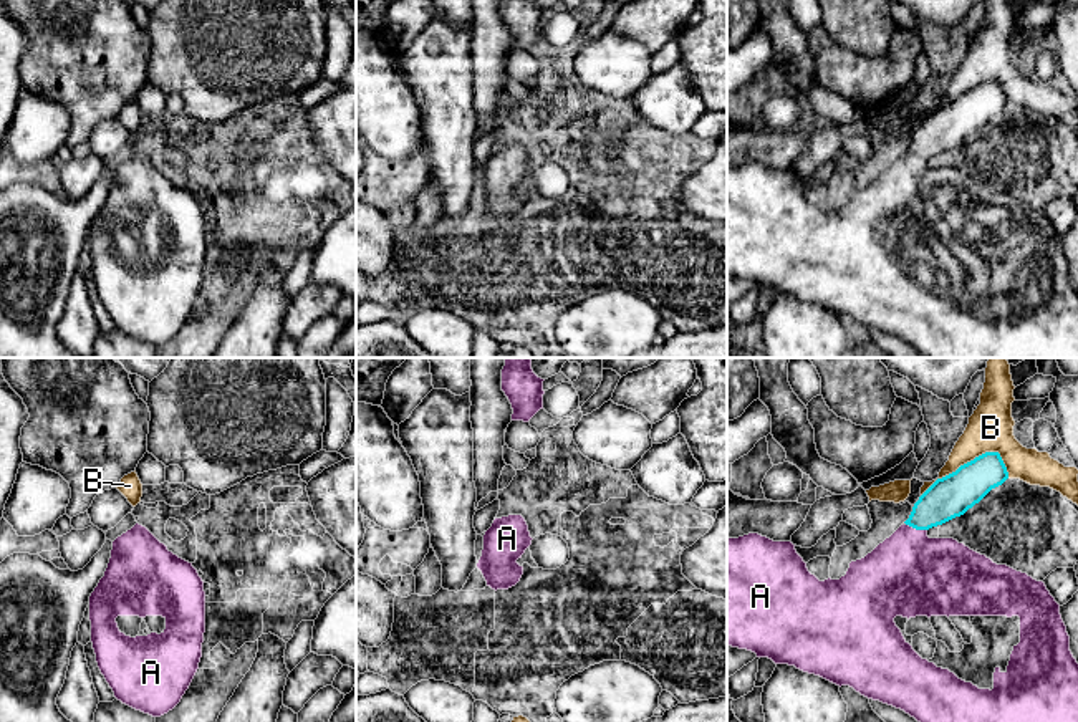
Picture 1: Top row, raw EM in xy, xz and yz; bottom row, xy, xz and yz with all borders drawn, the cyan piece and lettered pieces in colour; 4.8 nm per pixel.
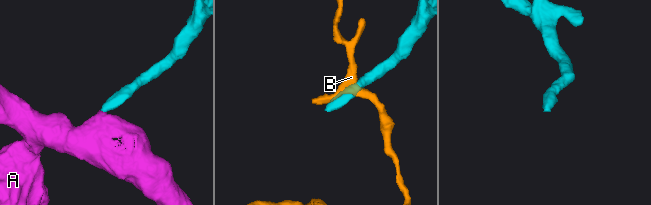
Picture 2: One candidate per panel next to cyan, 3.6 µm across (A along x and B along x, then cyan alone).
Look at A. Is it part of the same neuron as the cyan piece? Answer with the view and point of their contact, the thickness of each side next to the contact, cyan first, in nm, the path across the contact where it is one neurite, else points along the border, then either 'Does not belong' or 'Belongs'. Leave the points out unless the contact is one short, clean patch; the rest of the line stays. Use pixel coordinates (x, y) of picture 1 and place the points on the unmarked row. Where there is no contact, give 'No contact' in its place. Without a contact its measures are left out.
Touches cyan at yz (916, 158). Thickness 200 nm (cyan) against 400 nm. Path across: yz (952, 125), (916, 158), (909, 171), (908, 204). Belongs

